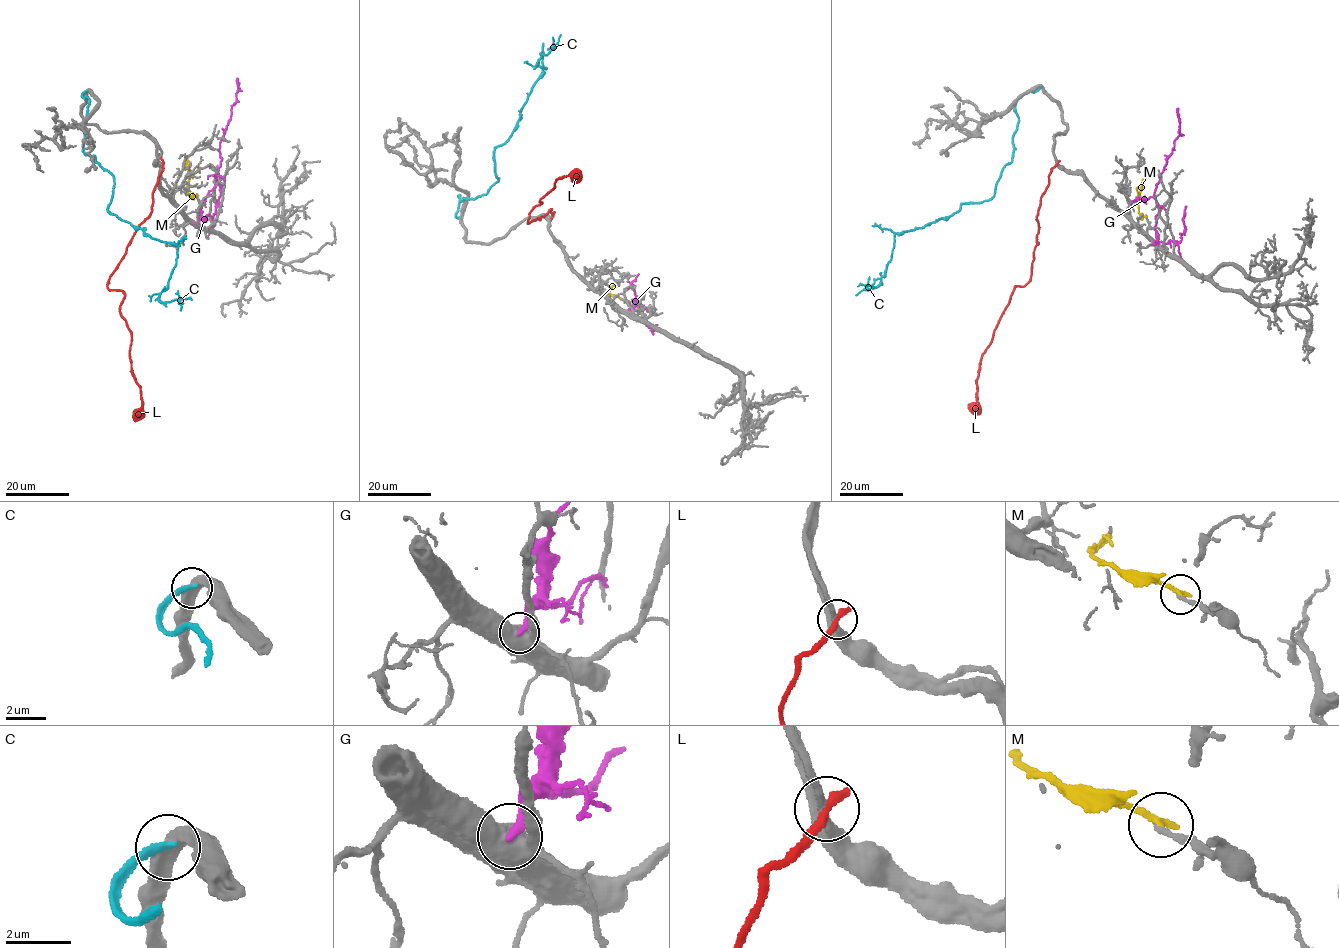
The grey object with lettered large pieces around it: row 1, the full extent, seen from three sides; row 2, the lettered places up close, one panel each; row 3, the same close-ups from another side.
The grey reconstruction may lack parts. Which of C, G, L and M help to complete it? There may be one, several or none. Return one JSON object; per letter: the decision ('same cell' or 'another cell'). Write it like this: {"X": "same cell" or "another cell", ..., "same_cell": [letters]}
{"C": "another cell", "G": "another cell", "L": "another cell", "M": "another cell", "same_cell": []}

